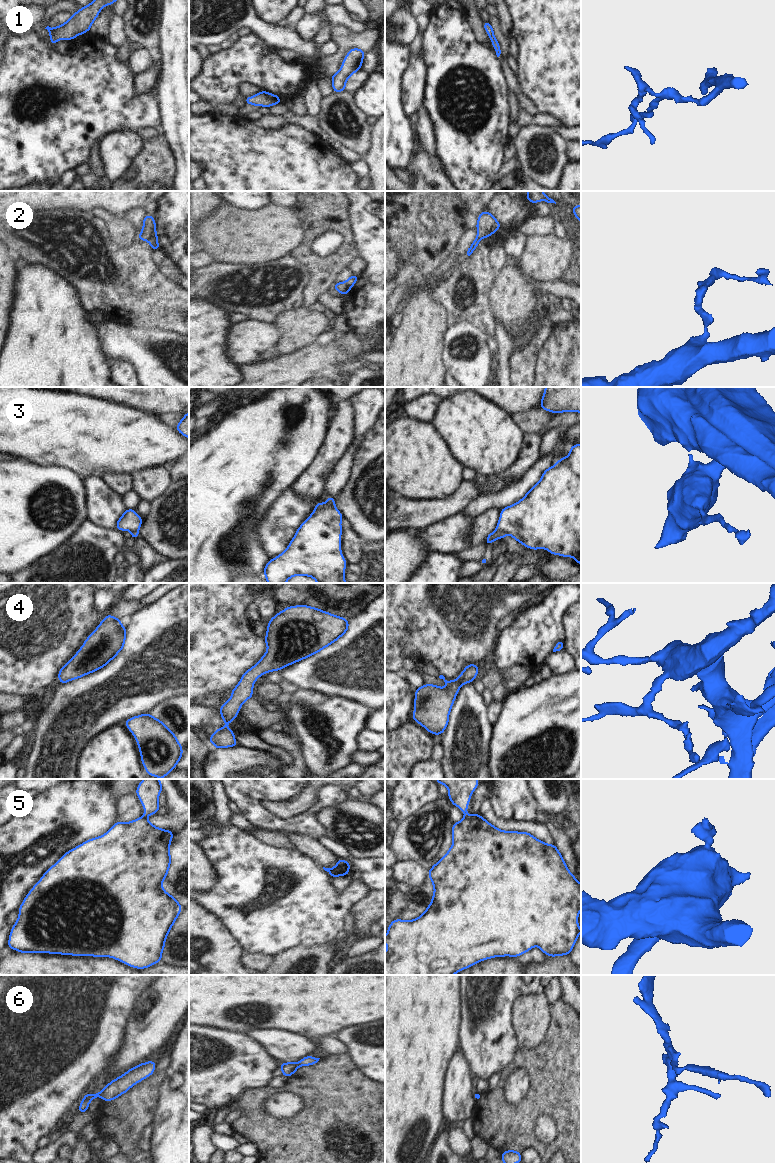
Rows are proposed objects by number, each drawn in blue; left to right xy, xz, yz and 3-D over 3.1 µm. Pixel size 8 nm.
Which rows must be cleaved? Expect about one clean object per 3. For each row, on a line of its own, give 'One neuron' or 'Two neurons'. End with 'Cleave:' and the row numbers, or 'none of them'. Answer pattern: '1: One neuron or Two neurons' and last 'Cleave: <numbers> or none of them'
1: One neuron
2: Two neurons
3: Two neurons
4: One neuron
5: Two neurons
6: One neuron
Cleave: 2, 3, 5

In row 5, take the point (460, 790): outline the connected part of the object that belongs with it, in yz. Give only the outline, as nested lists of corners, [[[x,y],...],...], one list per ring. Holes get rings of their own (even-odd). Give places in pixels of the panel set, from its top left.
[[[435,779],[438,784],[448,787],[448,799],[466,816],[471,794],[479,786],[478,779]]]

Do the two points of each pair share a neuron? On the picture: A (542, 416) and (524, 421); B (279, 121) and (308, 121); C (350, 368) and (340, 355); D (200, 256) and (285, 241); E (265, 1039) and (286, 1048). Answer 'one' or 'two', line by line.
A: one
B: one
C: two
D: two
E: one

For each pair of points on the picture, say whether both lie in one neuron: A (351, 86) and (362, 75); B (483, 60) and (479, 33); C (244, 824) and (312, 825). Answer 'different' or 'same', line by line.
A: same
B: different
C: different

